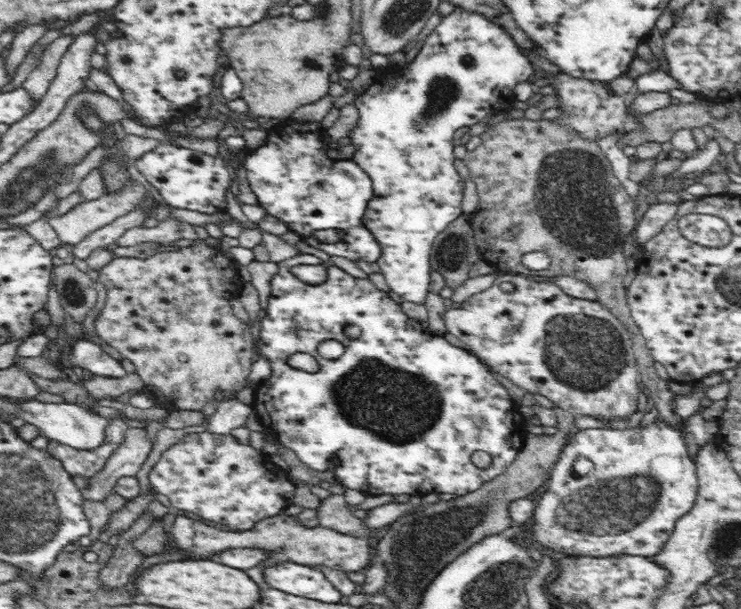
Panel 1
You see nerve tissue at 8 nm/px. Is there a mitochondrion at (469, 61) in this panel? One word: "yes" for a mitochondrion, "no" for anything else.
yes

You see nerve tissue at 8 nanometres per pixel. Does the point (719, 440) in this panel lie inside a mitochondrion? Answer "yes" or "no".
no

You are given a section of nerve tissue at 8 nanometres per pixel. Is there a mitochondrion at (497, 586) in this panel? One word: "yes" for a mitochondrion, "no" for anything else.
yes

